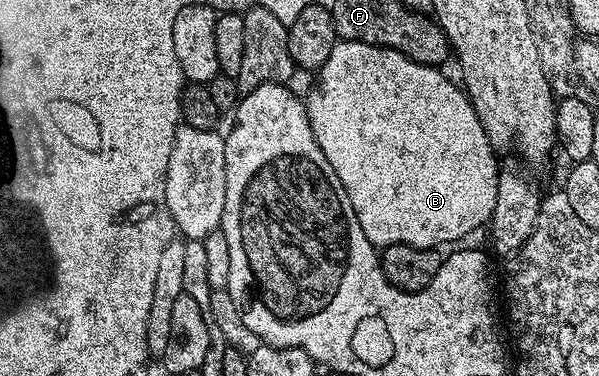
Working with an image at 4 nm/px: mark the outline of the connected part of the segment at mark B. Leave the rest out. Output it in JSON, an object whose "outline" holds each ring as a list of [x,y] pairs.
{"outline":[[[337,40],[332,47],[332,55],[317,70],[318,82],[314,85],[310,97],[305,98],[308,119],[312,123],[312,135],[316,135],[316,143],[320,143],[320,151],[324,151],[324,159],[332,163],[332,171],[344,183],[348,203],[352,203],[352,211],[356,211],[356,219],[360,219],[360,227],[364,227],[364,235],[375,247],[387,245],[407,245],[417,249],[437,249],[446,247],[449,241],[458,241],[478,228],[485,226],[496,207],[496,187],[498,186],[498,161],[496,150],[491,145],[480,119],[476,115],[474,105],[465,88],[457,80],[449,81],[442,74],[441,68],[416,63],[408,59],[408,55],[400,55],[400,51],[392,51],[388,47],[356,43],[354,41]]]}

